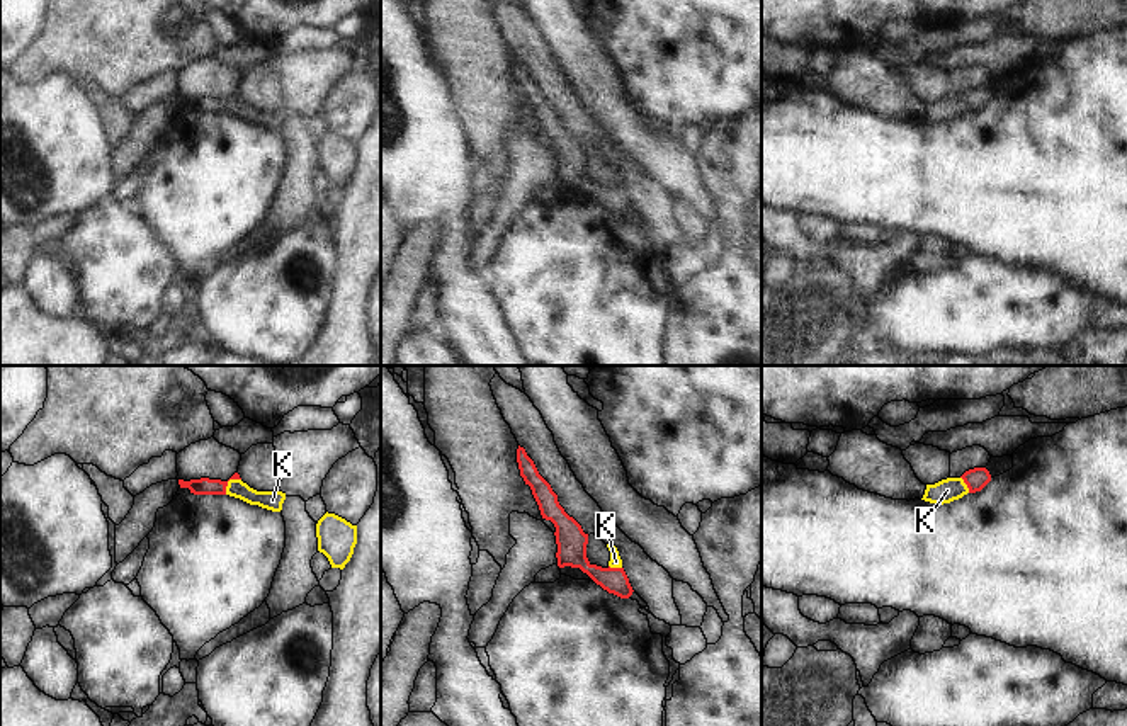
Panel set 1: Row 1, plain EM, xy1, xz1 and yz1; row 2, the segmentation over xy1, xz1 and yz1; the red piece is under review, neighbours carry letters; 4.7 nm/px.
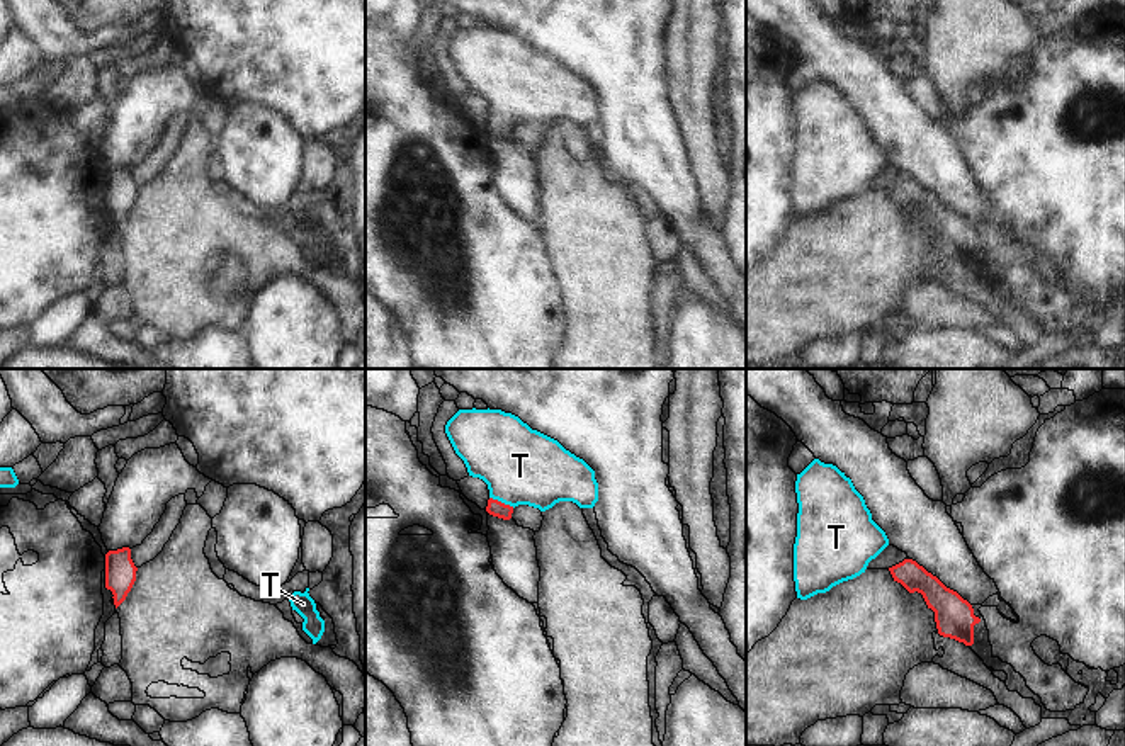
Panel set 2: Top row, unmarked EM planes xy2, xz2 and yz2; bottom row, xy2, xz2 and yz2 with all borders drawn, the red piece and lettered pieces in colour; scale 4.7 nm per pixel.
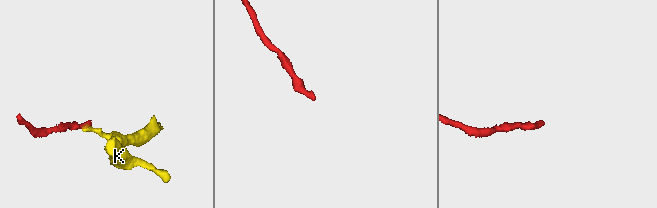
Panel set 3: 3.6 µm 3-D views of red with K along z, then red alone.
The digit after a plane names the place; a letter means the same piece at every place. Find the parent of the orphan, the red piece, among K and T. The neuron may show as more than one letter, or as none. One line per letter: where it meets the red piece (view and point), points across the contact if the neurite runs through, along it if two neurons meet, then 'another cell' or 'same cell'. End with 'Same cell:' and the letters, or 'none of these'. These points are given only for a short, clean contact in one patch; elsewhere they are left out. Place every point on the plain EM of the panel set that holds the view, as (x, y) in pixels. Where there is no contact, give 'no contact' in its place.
K: xy1 (228, 99) | along xy1 (240, 97), (232, 97), (225, 113) | another cell
T: xz2 (500, 121) | across xz2 (497, 128), (500, 121), (520, 85) | same cell
Same cell: T

